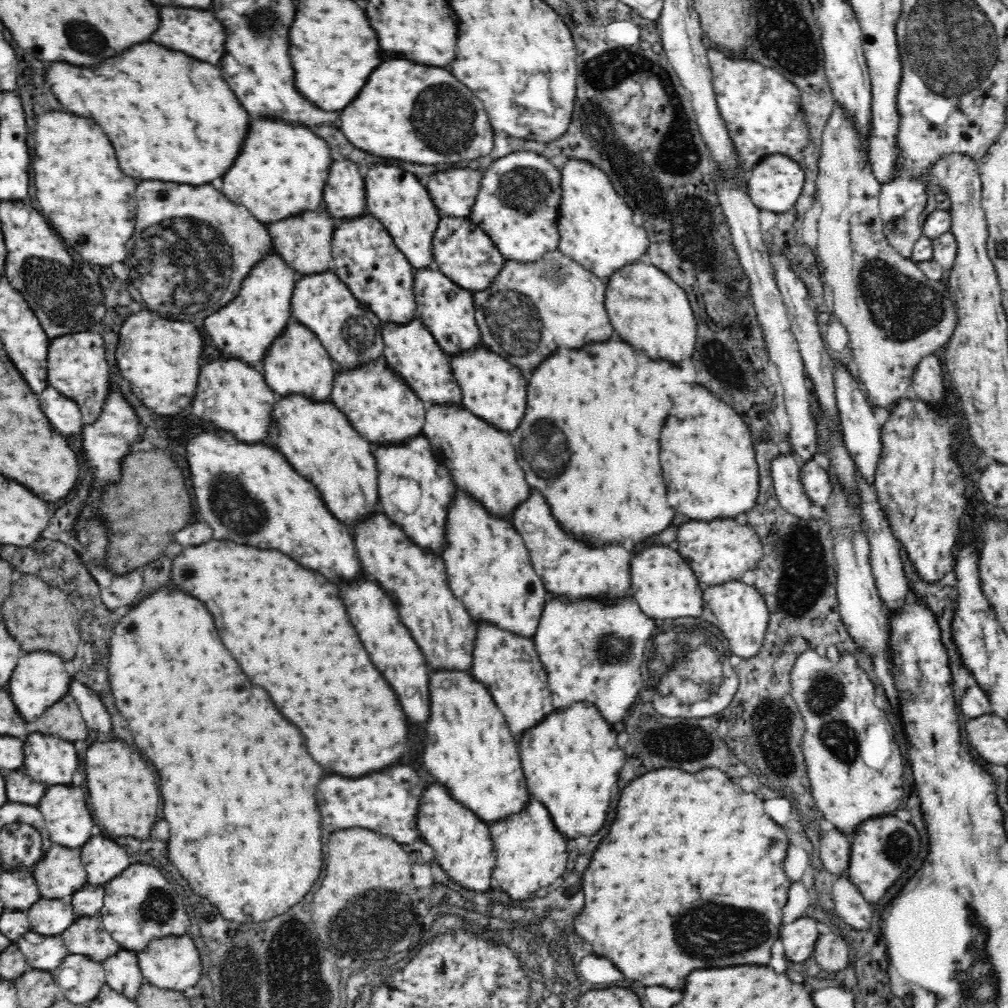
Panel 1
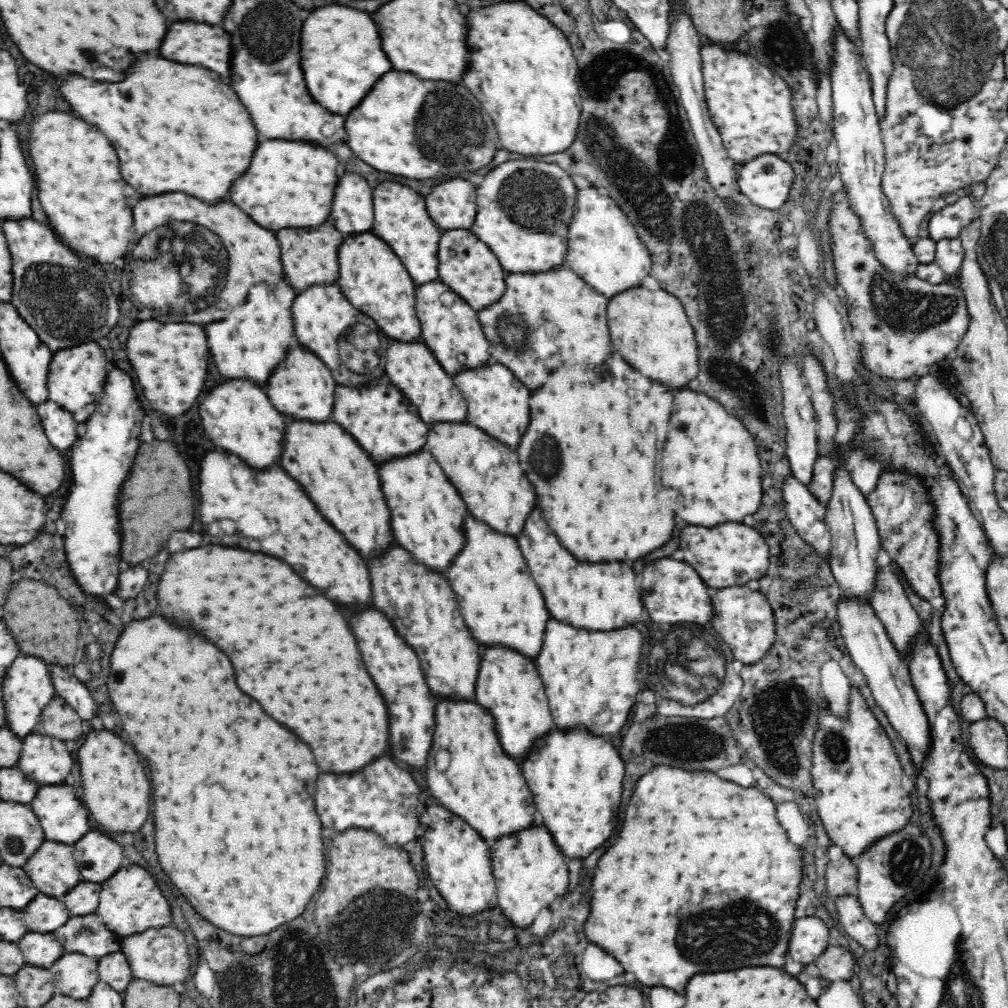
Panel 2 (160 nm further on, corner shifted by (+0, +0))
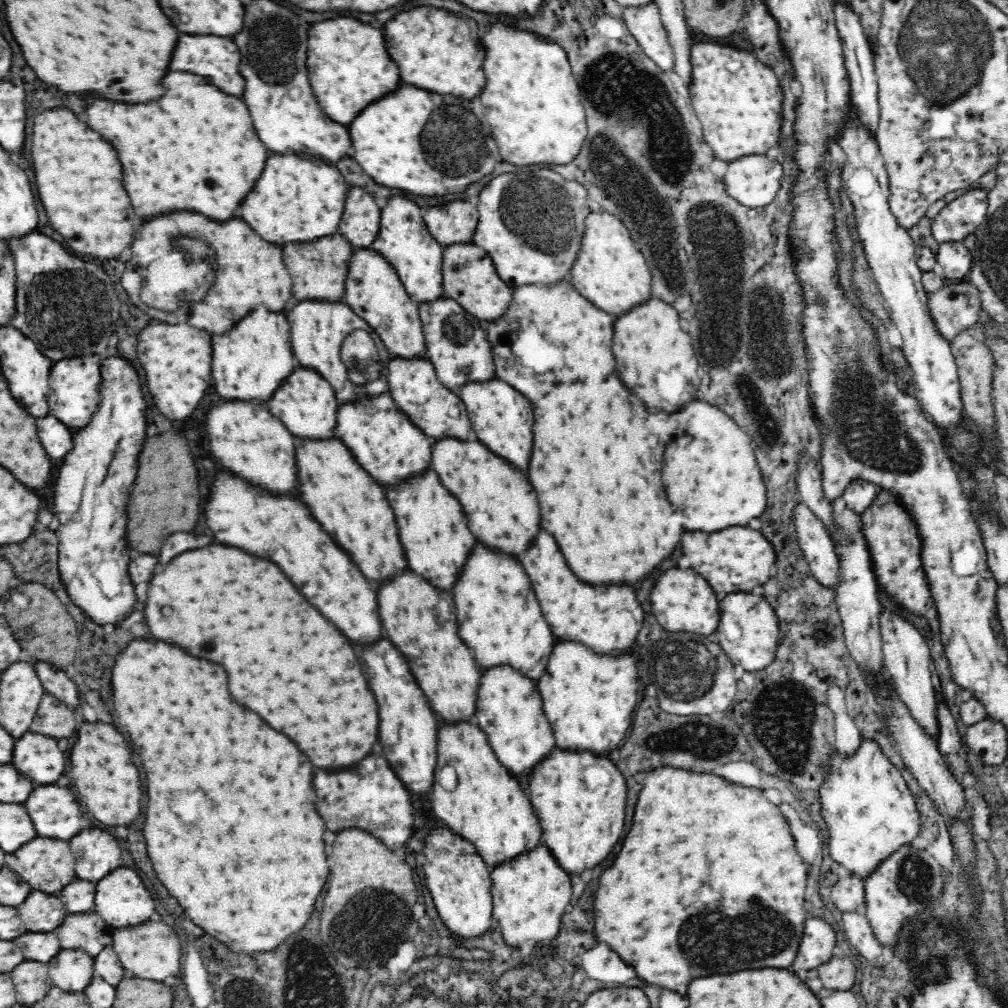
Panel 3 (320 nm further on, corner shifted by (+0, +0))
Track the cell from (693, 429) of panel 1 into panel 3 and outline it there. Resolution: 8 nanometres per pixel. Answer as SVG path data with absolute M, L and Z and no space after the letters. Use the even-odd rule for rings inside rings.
M692 400L686 404L686 408L682 408L680 412L674 412L668 416L668 426L674 426L670 428L672 432L672 438L666 446L666 452L664 452L664 466L662 466L662 482L664 482L664 488L666 488L666 494L668 494L668 500L670 502L678 502L680 506L686 506L686 508L694 508L696 512L686 512L686 510L680 510L684 512L684 528L686 530L702 530L702 532L718 532L718 530L724 530L728 526L746 526L752 518L758 518L764 508L766 508L766 485L758 466L756 466L756 456L754 456L754 448L752 448L752 442L748 438L748 434L743 428L740 428L730 416L726 416L724 412L720 412L716 406L708 404L708 401L700 402L700 400Z

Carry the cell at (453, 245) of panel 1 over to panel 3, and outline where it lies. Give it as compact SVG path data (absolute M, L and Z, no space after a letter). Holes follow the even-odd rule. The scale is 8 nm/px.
M473 242L447 247L443 248L443 297L454 299L481 321L492 322L504 316L513 298L513 288L500 279L490 255L486 255Z

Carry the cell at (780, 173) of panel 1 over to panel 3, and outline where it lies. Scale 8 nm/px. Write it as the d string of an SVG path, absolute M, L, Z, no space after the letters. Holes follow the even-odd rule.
M750 155L727 163L723 181L726 192L734 200L750 208L760 208L760 206L770 204L776 198L782 174L784 174L783 166L774 158L766 155Z

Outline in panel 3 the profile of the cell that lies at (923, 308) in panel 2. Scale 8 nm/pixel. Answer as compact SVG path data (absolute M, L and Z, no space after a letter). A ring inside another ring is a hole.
M949 282L942 290L928 294L928 306L937 331L950 341L979 322L983 308L976 286L971 283L952 285Z

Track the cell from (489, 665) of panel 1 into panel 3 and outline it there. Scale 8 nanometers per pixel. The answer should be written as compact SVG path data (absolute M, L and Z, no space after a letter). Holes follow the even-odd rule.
M500 666L484 672L480 682L482 684L476 702L478 726L484 728L488 742L492 744L490 747L496 752L504 768L508 768L518 778L530 776L536 764L540 764L540 760L544 760L544 756L548 756L548 752L556 748L554 734L548 718L544 716L542 698L538 694L536 684L508 666Z

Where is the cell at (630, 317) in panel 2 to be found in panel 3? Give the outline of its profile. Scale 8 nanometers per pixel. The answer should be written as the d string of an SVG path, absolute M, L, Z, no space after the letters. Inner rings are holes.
M651 298L614 322L614 356L620 380L632 388L630 392L650 412L676 412L692 400L700 378L696 374L698 362L690 342L690 330L678 320L674 307L660 299Z

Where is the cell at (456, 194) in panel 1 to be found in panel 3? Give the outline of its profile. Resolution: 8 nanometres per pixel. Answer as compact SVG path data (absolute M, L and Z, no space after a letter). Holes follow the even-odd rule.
M466 200L442 202L424 210L423 219L430 235L442 248L453 244L468 244L478 225L477 206Z

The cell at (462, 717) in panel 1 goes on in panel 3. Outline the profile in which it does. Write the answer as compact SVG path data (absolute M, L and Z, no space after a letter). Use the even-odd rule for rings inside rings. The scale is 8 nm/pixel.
M456 724L438 728L438 766L452 766L458 774L454 792L432 792L436 816L456 834L474 845L476 853L490 868L531 851L540 842L540 822L528 796L506 768L496 760L486 734L474 724Z

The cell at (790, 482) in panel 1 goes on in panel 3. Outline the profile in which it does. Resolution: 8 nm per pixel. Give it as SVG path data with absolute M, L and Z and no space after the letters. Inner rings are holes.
M802 502L793 510L797 541L814 579L828 589L839 583L839 556L824 523Z

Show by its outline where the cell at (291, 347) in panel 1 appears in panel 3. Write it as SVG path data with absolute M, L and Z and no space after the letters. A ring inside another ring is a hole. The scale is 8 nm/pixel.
M300 366L296 372L284 379L284 384L277 388L276 394L268 400L268 412L272 412L278 420L284 422L284 426L300 438L310 438L310 440L326 440L334 436L334 428L337 425L337 410L339 404L336 402L336 393L332 390L330 383L322 378L316 371Z

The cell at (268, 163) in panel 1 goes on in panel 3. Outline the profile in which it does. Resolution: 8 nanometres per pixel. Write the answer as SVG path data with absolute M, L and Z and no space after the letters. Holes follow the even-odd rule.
M272 154L264 174L242 202L240 216L254 228L256 234L262 236L262 240L272 244L312 242L339 233L349 189L346 179L334 165L328 166L322 160L294 154Z

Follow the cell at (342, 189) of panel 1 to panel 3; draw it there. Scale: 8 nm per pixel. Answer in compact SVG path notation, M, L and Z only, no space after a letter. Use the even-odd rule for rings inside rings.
M360 187L349 189L341 216L339 233L355 249L366 250L376 240L381 226L381 207Z

